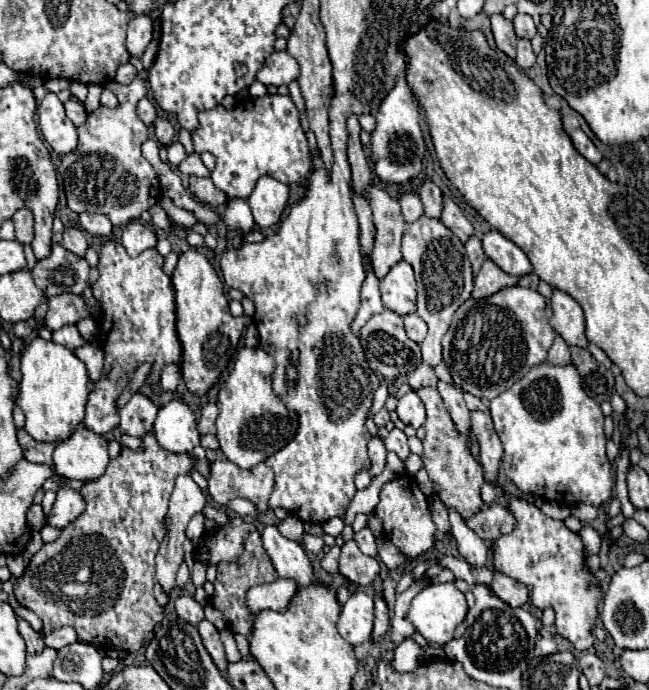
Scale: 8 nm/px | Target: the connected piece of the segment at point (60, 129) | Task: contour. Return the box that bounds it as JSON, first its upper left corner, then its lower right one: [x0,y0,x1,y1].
[38,93,78,155]

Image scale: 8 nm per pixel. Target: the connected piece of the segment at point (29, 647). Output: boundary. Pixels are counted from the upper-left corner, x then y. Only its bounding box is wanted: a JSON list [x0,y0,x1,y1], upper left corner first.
[18,617,44,655]

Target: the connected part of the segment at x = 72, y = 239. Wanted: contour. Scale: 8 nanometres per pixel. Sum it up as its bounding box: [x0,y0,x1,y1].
[62,229,88,255]

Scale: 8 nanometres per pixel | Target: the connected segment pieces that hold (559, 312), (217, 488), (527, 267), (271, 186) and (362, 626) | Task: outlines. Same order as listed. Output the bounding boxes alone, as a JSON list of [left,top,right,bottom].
[[550,289,588,347],[208,461,274,513],[482,229,532,275],[248,175,290,229],[338,591,374,645]]

